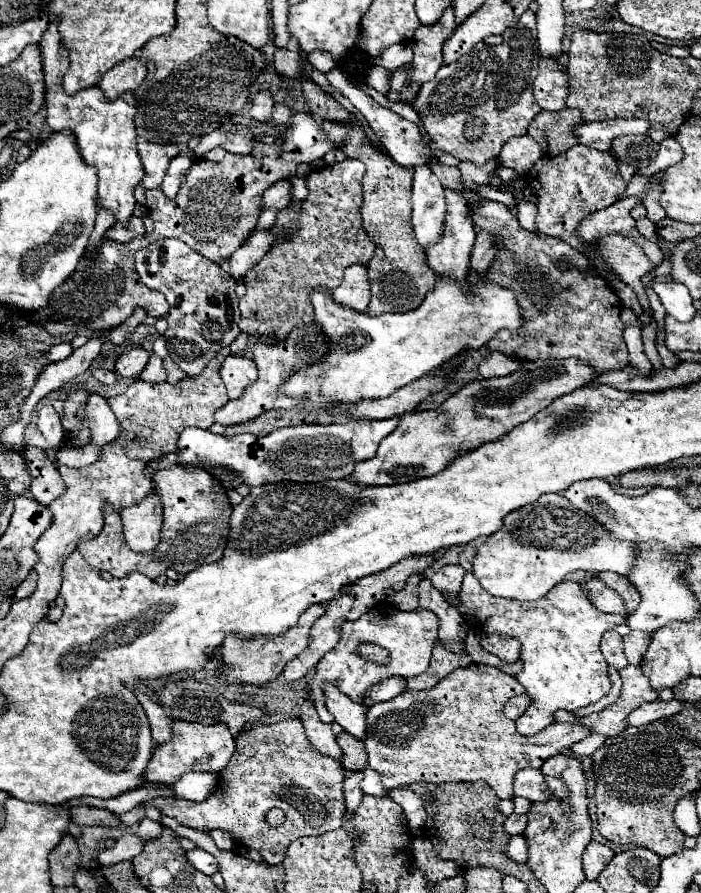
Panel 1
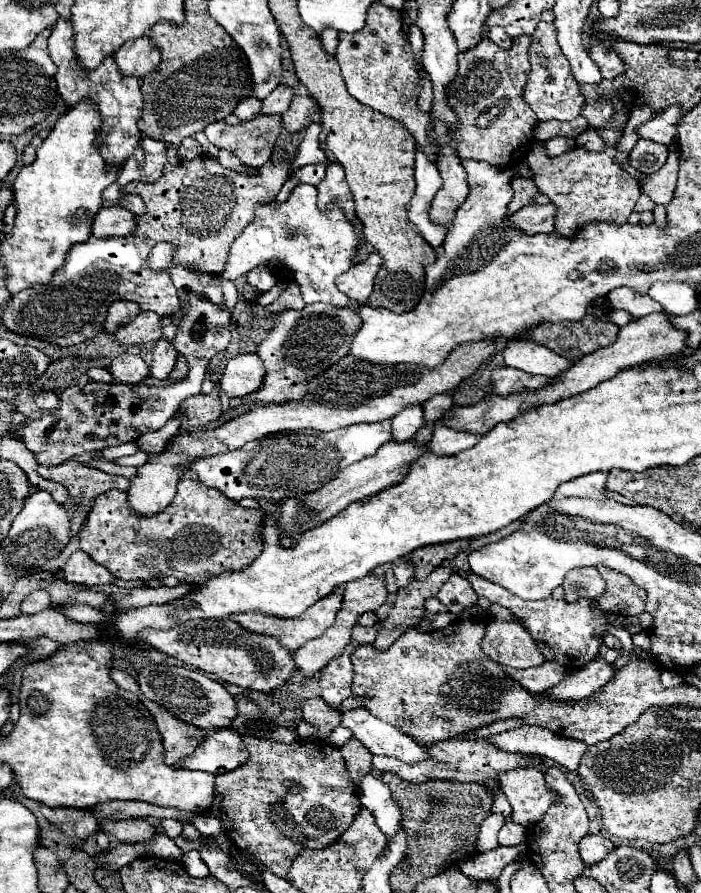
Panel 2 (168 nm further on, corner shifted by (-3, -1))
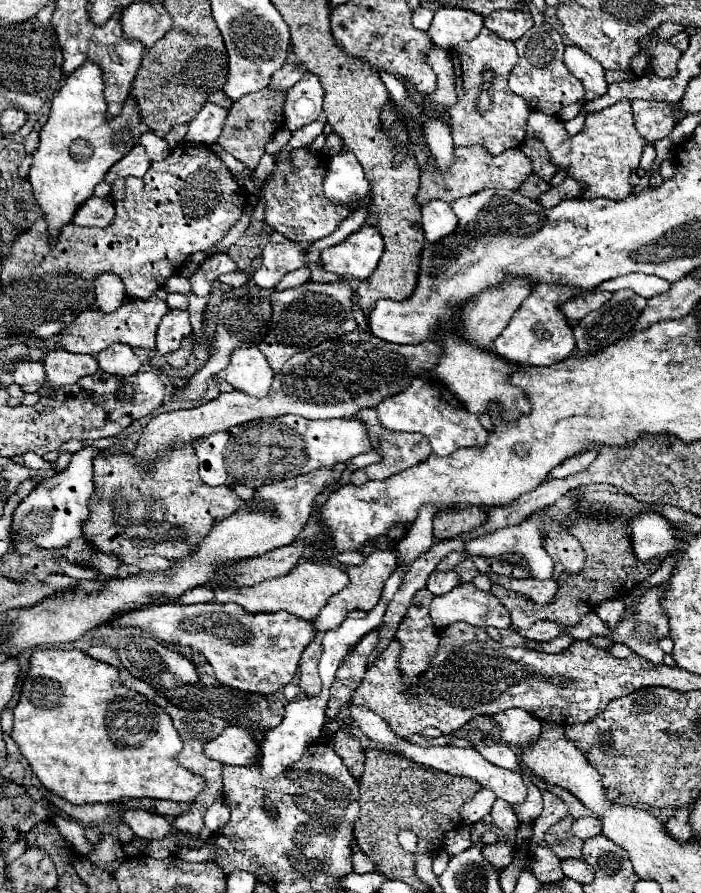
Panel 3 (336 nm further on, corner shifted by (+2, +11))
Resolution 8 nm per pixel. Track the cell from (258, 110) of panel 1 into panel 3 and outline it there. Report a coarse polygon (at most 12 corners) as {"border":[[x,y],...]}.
{"border":[[298,64],[272,74],[270,88],[288,92],[300,80]]}

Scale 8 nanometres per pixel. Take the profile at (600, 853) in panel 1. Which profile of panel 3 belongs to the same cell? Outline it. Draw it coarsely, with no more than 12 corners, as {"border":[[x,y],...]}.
{"border":[[578,818],[572,824],[580,840],[602,834],[598,818]]}

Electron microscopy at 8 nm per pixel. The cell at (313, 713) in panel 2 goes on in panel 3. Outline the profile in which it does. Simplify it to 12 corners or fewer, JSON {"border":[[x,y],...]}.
{"border":[[320,640],[304,650],[298,666],[298,686],[308,698],[318,696]]}

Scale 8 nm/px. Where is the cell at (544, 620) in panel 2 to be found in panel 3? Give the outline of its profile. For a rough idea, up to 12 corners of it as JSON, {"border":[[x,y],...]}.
{"border":[[486,572],[492,584],[500,584],[538,606],[556,596],[554,580],[508,578]]}

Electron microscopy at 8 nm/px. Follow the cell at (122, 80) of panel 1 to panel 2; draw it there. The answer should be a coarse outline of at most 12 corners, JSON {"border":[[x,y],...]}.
{"border":[[147,34],[113,56],[123,74],[155,70],[161,52]]}

